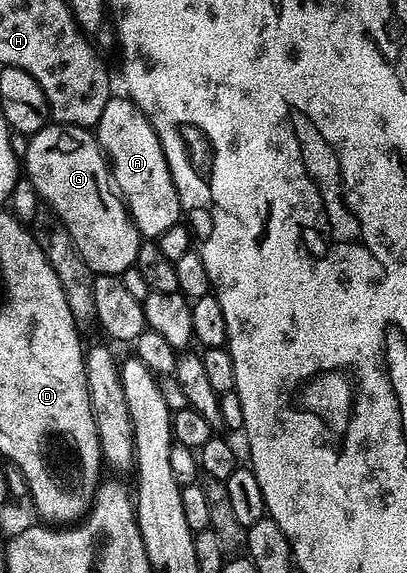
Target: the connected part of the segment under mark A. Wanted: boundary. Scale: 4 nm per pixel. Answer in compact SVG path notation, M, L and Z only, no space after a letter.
M110 97L107 108L103 108L103 116L99 116L97 121L95 141L111 167L112 181L142 239L155 240L160 234L167 232L167 228L182 221L181 201L163 148L147 116L134 104L132 98Z

